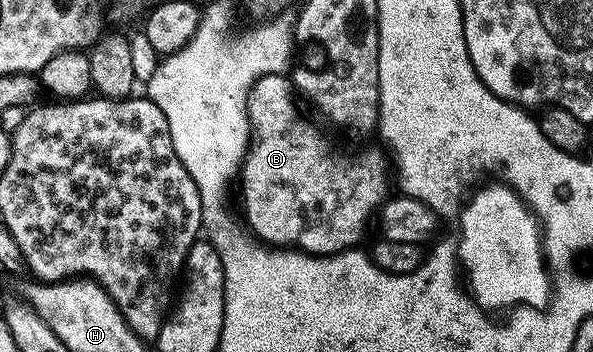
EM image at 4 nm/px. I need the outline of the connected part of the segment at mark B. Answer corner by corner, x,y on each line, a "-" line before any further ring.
269,74
261,77
247,95
247,116
251,119
251,143
247,149
247,158
243,161
241,169
241,184
243,180
243,212
247,215
245,224
248,229
258,239
268,242
273,246
298,246
302,251
309,252
313,256
332,256
335,252
345,252
354,249
363,240
363,235
367,232
367,227
372,227
373,213
388,199
387,192
387,164
389,168
389,156
382,147
363,148
360,152
342,152
335,148
335,144
314,124
311,120
306,120
299,113
299,104
295,101
297,89
292,77
287,74

